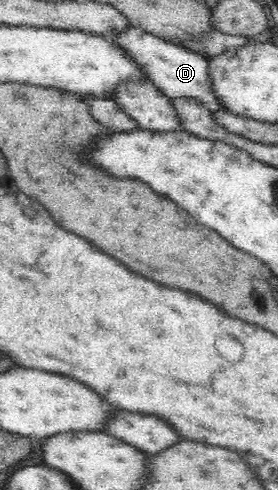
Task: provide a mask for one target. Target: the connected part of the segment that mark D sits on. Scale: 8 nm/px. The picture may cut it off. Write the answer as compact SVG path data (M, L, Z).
M136 26L127 29L121 35L107 37L119 42L121 47L125 48L143 66L152 83L167 97L187 97L196 100L203 108L213 113L228 111L228 107L224 107L224 103L221 102L221 96L217 96L217 92L215 92L213 76L211 76L211 68L209 68L209 59L205 55L159 39L154 35L145 33Z

